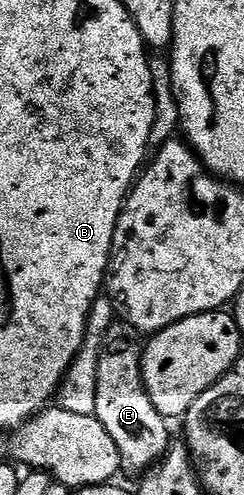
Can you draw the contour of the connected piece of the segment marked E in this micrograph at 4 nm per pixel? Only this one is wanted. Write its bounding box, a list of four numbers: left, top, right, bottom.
[95,325,171,472]

